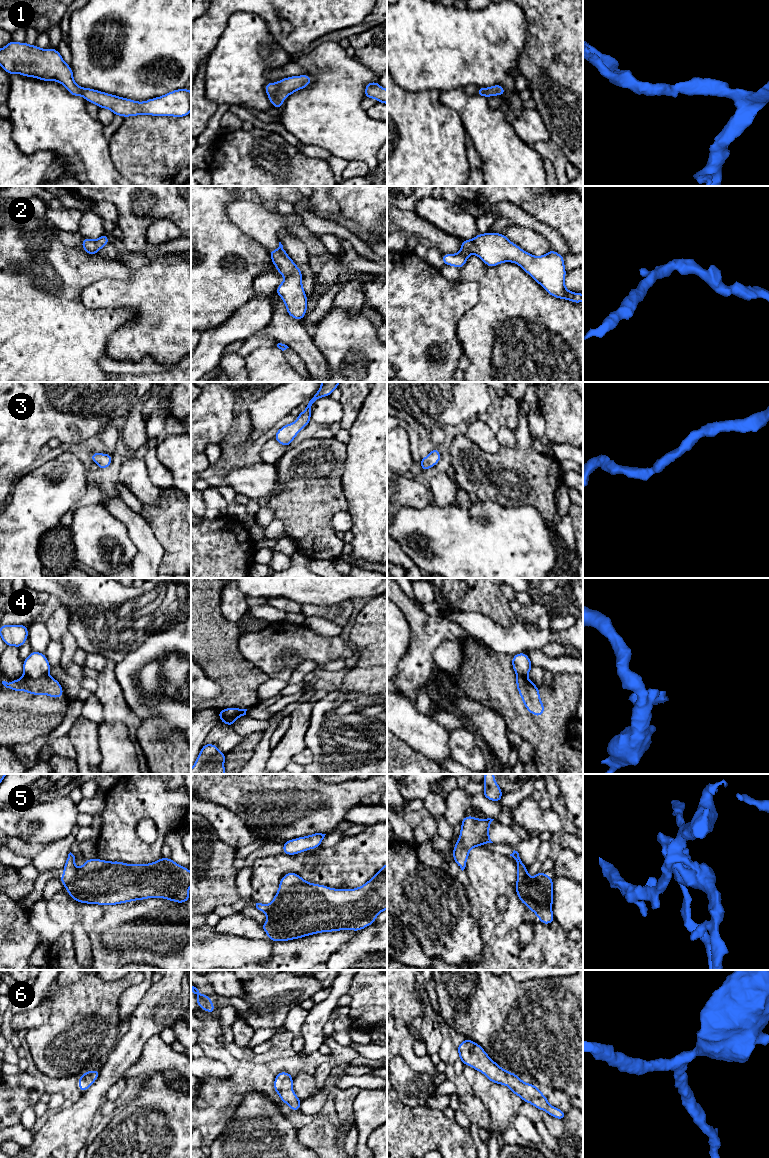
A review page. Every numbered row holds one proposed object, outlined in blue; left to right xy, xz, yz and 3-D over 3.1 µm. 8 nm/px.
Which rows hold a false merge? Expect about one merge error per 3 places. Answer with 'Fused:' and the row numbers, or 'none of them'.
Fused: 4, 5

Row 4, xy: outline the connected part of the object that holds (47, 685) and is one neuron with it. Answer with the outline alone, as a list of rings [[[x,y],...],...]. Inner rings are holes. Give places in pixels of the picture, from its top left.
[[[49,675],[42,676],[37,679],[31,679],[23,676],[11,683],[2,681],[2,684],[10,690],[24,690],[25,692],[33,695],[45,694],[53,698],[60,698],[64,694],[60,683]]]

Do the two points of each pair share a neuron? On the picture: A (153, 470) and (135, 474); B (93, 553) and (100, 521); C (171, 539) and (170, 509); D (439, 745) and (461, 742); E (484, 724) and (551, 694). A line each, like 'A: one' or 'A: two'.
A: two
B: one
C: one
D: two
E: two

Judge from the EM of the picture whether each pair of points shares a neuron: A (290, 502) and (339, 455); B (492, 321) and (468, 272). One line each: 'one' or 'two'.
A: one
B: one

